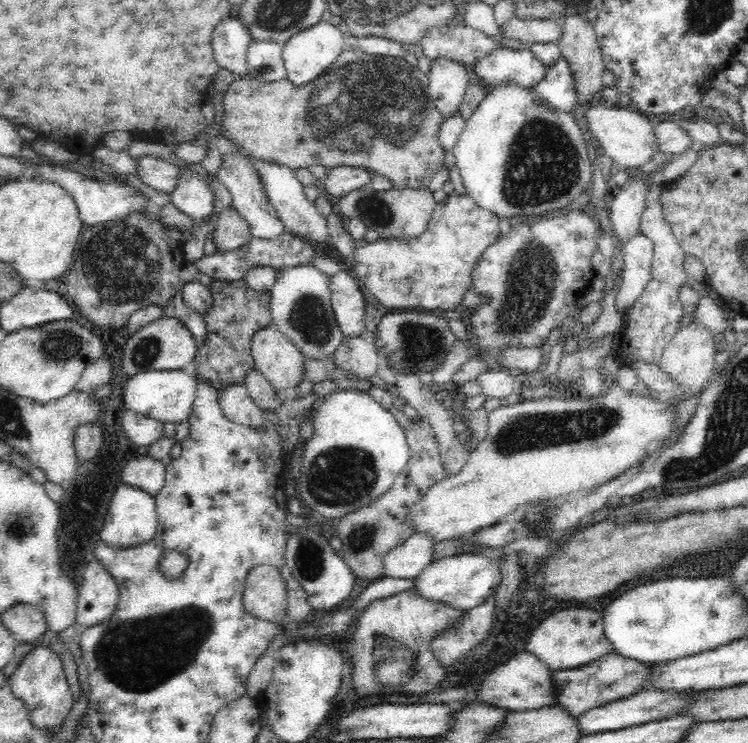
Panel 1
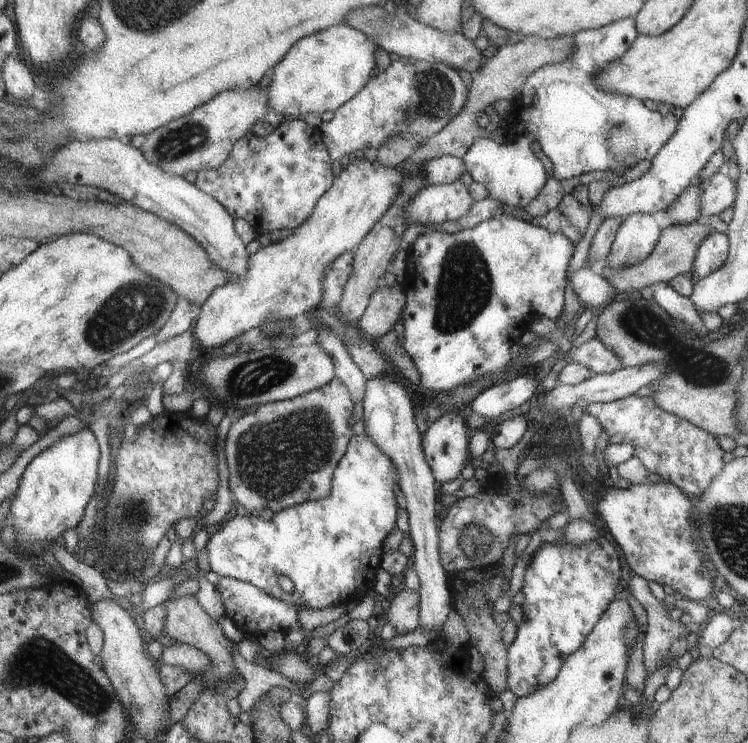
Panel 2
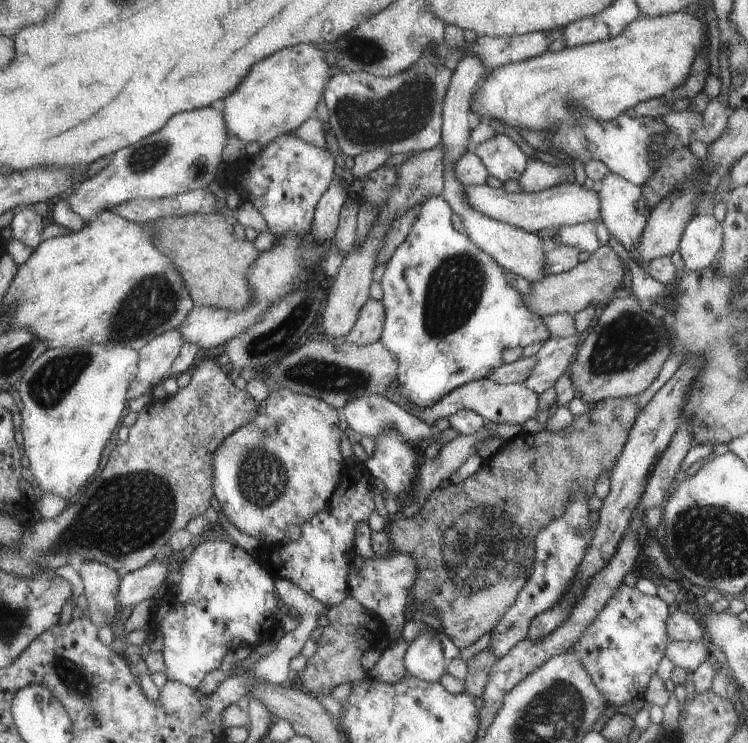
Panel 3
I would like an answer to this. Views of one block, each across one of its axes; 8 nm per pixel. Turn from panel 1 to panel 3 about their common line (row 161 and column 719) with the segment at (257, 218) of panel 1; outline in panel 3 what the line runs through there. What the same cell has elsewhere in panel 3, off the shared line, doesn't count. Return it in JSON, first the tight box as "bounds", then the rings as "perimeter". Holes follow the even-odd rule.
{"bounds":[678,215,721,274],"perimeter":[[[693,215],[684,227],[678,248],[690,274],[711,266],[721,247],[721,228],[713,216]]]}

